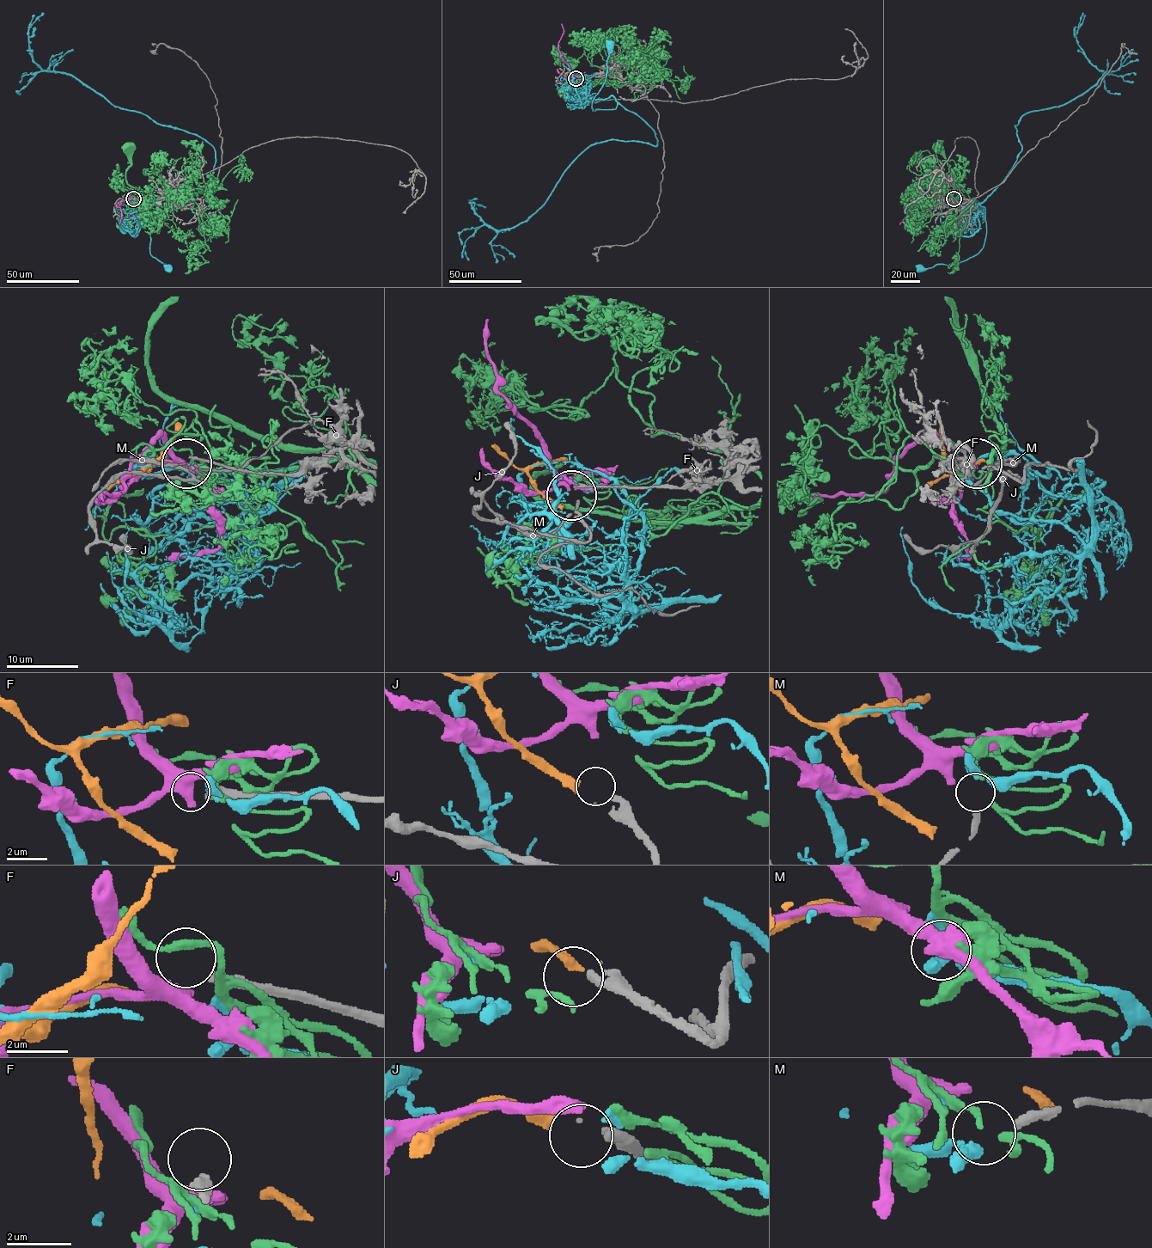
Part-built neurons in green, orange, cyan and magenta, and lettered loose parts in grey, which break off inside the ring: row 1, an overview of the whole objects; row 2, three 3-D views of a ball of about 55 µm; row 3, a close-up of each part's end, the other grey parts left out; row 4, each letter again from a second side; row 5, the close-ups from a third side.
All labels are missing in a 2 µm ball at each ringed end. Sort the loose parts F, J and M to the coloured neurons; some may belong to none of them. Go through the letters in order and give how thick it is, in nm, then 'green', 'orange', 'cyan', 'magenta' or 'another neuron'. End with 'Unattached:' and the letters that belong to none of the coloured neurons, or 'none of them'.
F: calibre 280 nm; another neuron
J: calibre 320 nm; orange
M: calibre 320 nm; another neuron
Unattached: F, M

